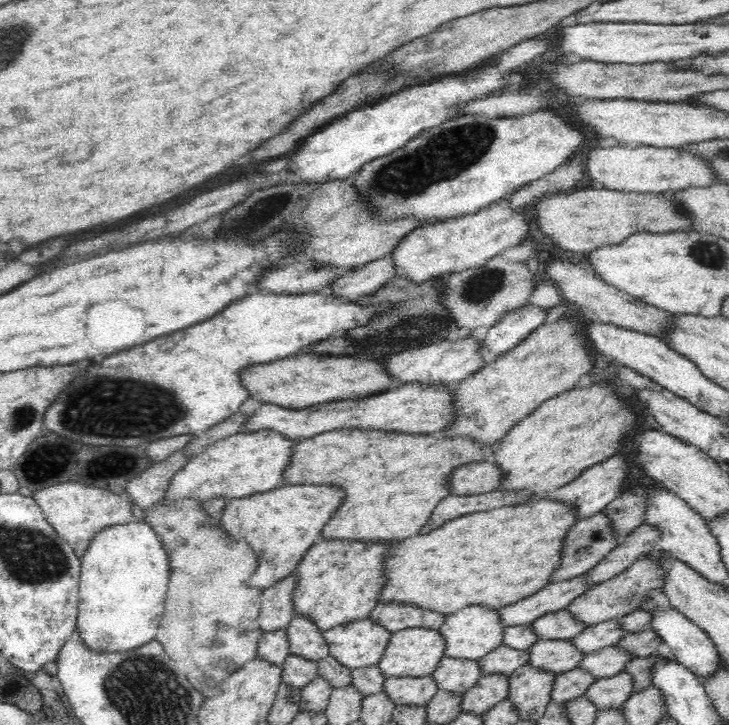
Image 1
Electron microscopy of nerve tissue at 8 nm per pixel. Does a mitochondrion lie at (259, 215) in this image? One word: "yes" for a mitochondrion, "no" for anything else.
yes

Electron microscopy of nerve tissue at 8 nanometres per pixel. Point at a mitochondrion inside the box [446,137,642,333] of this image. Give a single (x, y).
(487, 284)

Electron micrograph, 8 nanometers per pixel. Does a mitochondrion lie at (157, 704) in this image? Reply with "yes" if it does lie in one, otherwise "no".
yes

